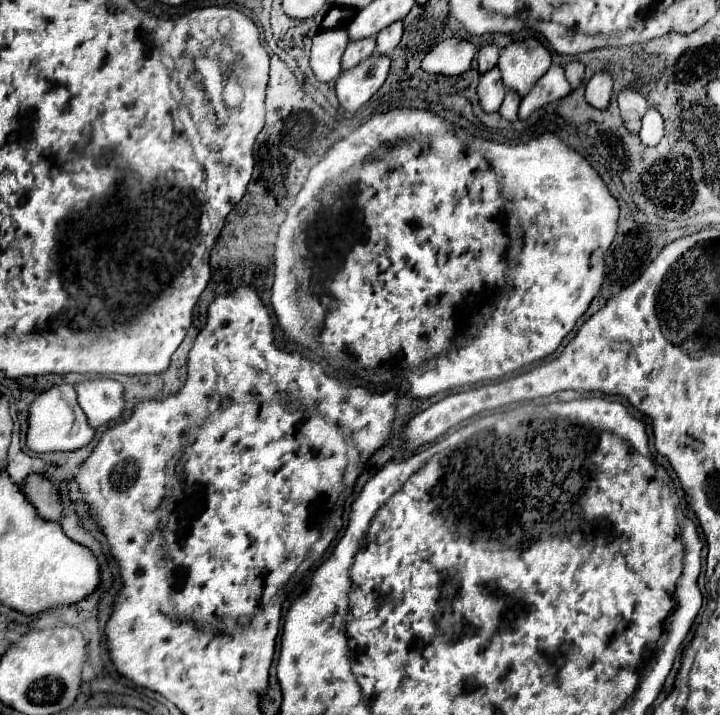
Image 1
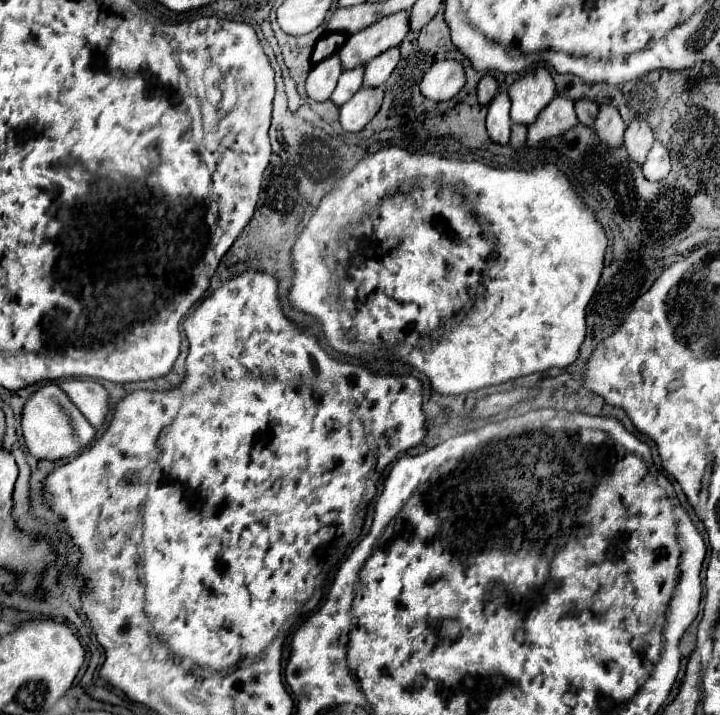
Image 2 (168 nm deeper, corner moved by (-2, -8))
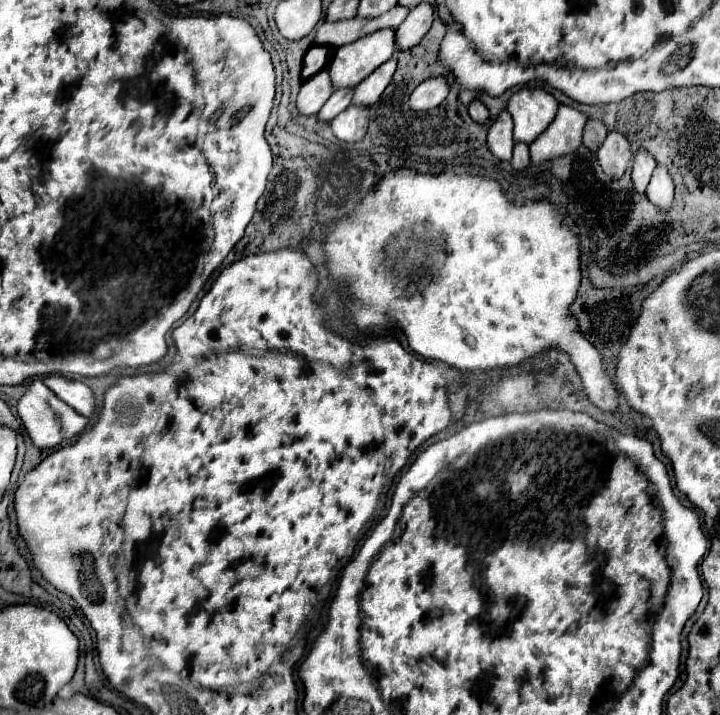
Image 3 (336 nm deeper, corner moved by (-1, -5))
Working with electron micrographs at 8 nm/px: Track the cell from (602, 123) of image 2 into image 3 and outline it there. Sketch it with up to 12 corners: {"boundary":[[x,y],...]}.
{"boundary":[[610,131],[596,157],[612,181],[632,161],[630,143]]}

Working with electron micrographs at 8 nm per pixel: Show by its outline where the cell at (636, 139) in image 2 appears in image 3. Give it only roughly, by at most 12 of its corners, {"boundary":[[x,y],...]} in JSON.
{"boundary":[[646,151],[634,157],[634,191],[644,195],[656,161]]}

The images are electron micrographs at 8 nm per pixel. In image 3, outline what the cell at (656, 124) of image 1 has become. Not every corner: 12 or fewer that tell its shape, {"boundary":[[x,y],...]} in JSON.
{"boundary":[[662,165],[650,179],[646,197],[660,211],[670,211],[674,183]]}

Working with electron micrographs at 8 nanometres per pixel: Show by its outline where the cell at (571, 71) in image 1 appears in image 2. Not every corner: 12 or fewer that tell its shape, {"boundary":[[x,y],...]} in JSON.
{"boundary":[[575,100],[575,112],[581,124],[591,126],[597,104]]}

